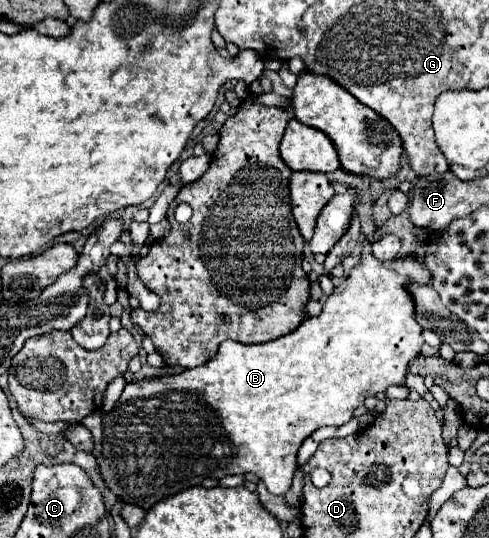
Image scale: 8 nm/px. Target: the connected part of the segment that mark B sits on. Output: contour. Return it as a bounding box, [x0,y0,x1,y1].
[98,240,432,510]

